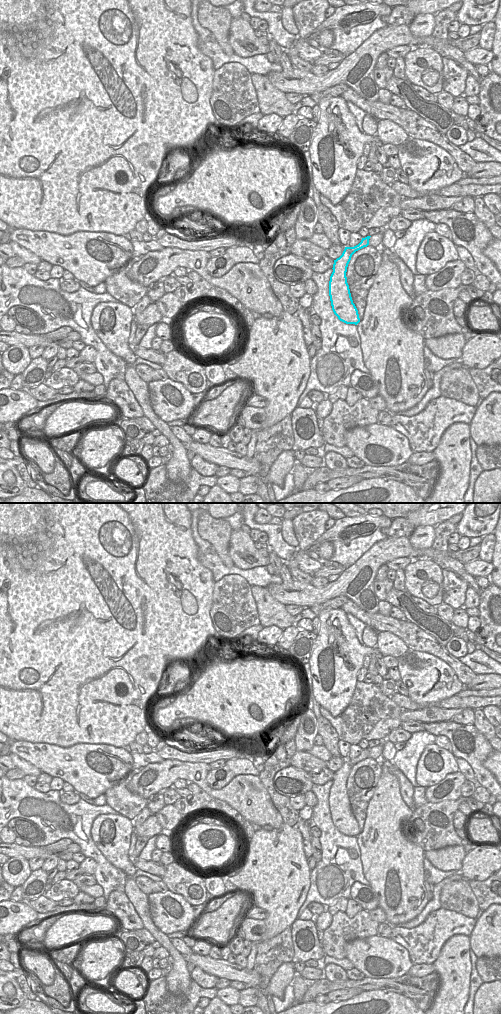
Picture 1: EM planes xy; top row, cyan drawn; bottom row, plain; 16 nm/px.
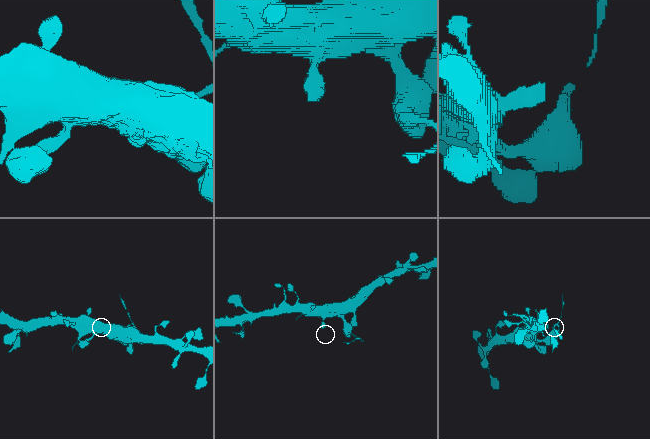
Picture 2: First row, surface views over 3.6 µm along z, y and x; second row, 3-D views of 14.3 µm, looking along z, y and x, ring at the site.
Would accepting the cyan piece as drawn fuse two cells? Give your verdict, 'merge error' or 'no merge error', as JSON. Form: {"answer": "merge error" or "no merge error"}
{"answer": "merge error"}

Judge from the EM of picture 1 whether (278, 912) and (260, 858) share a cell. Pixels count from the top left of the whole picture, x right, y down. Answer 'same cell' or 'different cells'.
same cell

